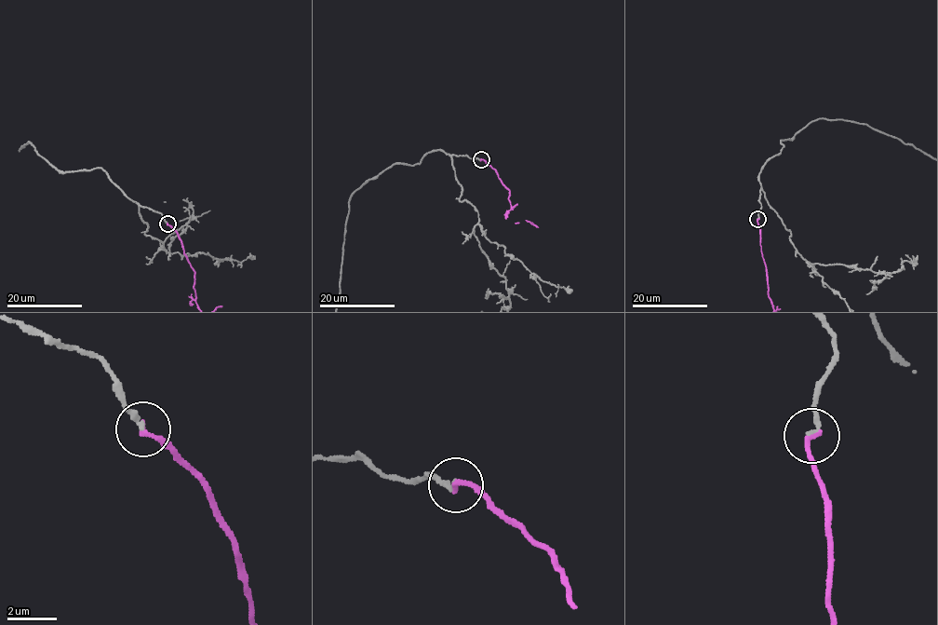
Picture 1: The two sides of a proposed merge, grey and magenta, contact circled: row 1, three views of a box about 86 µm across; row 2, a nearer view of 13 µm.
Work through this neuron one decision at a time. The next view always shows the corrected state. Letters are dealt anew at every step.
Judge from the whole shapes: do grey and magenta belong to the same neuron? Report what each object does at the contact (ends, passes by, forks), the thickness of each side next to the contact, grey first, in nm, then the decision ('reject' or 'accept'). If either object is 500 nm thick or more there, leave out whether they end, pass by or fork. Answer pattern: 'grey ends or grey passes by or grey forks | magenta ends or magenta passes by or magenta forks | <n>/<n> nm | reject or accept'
grey ends | magenta ends | 200/240 nm | reject

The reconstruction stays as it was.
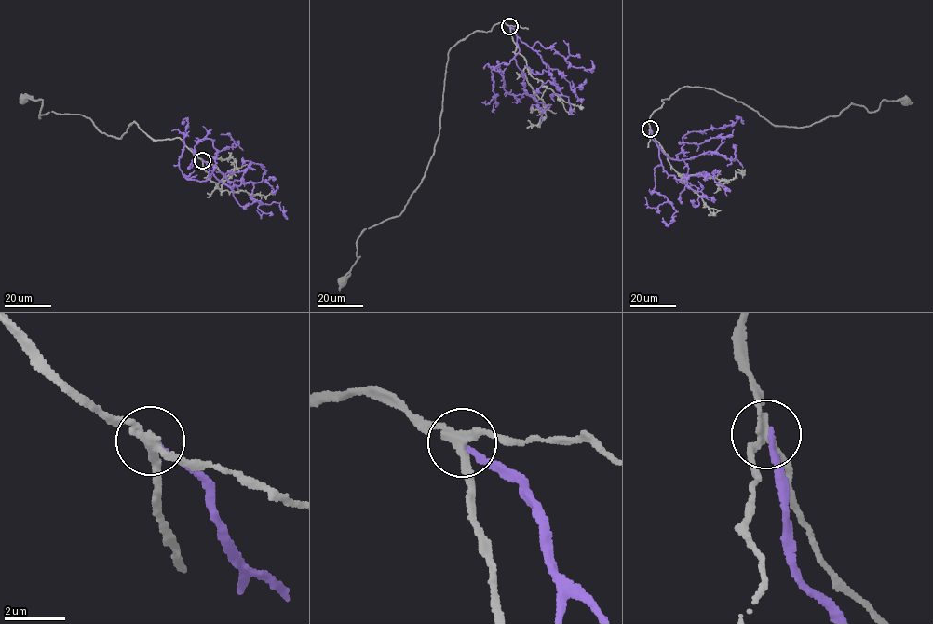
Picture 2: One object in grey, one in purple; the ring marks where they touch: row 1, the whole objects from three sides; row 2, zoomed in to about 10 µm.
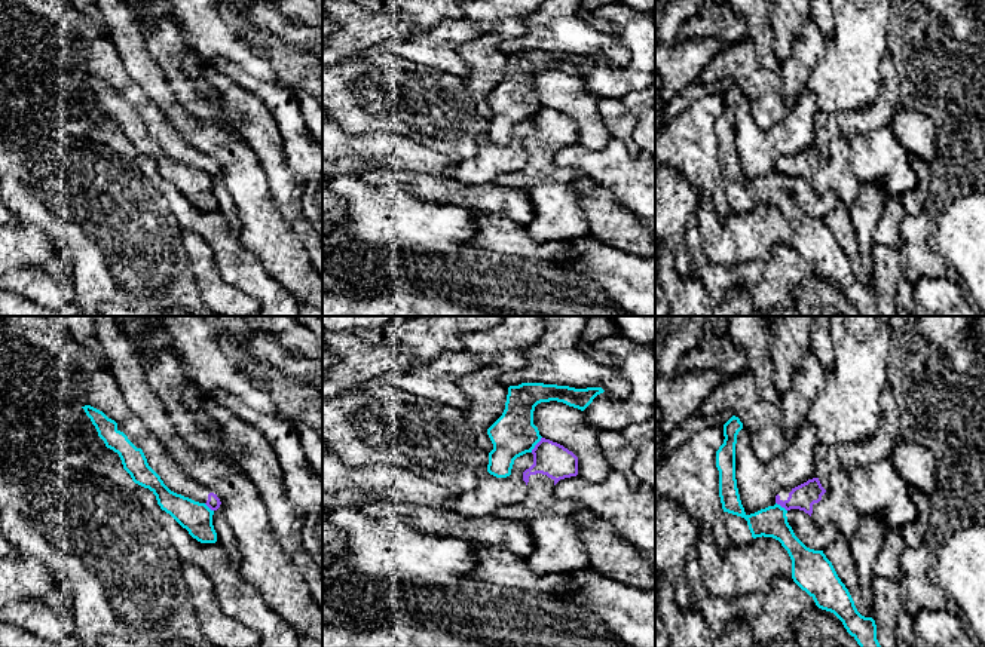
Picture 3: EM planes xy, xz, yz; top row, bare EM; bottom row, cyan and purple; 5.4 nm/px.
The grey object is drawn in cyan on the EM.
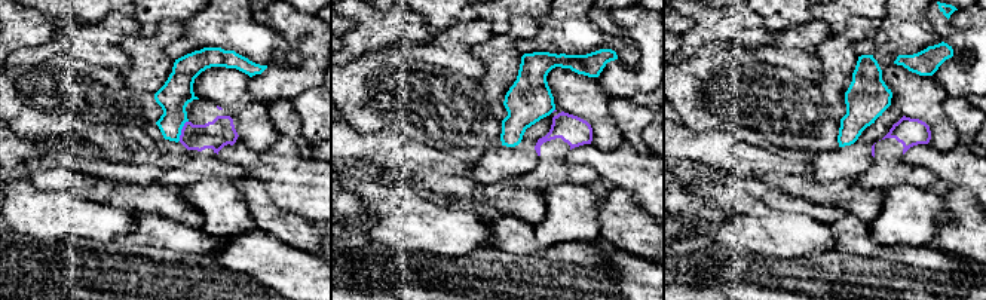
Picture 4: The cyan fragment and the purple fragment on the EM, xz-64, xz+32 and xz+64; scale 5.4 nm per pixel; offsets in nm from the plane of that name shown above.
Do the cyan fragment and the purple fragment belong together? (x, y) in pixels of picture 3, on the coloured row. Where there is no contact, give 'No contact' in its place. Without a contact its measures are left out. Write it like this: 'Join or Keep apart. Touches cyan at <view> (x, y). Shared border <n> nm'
Keep apart. Touches cyan at xz (537, 442). Shared border 110 nm

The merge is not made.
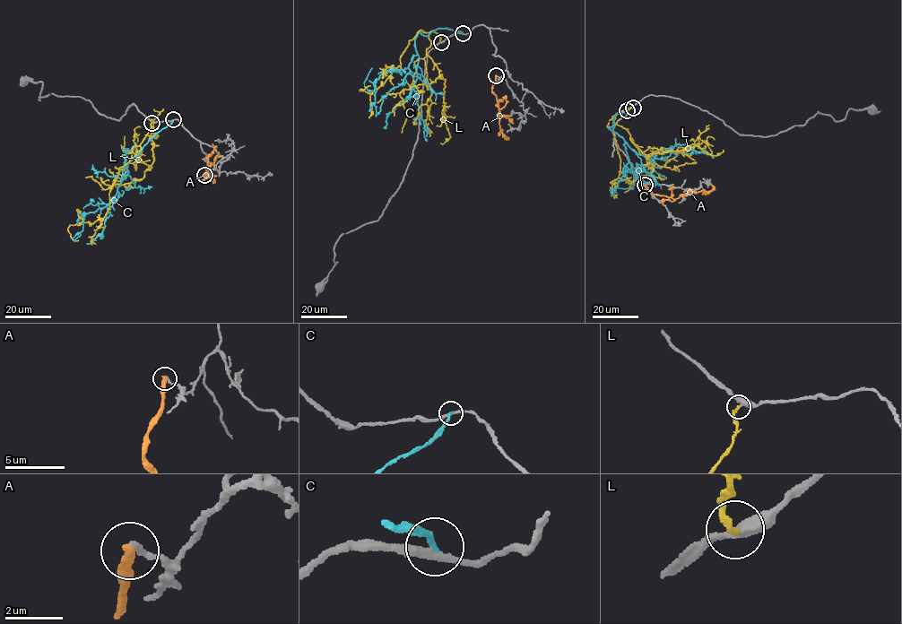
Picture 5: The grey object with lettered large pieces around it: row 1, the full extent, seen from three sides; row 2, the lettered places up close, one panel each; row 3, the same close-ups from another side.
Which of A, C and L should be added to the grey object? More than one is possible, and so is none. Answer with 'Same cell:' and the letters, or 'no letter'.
Same cell: L

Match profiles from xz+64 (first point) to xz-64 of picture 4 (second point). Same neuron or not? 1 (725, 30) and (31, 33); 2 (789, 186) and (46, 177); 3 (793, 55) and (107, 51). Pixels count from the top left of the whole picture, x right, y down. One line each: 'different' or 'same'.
1: same
2: same
3: same

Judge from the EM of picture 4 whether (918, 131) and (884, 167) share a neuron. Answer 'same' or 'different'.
same

